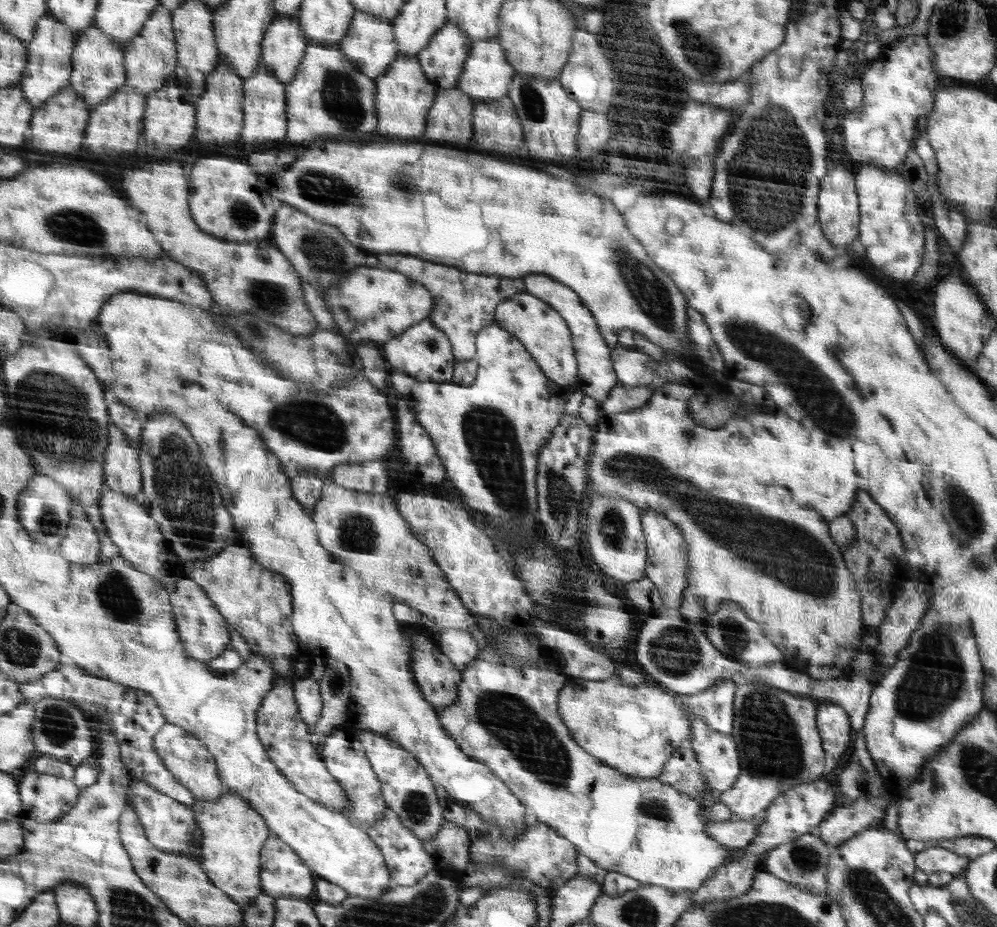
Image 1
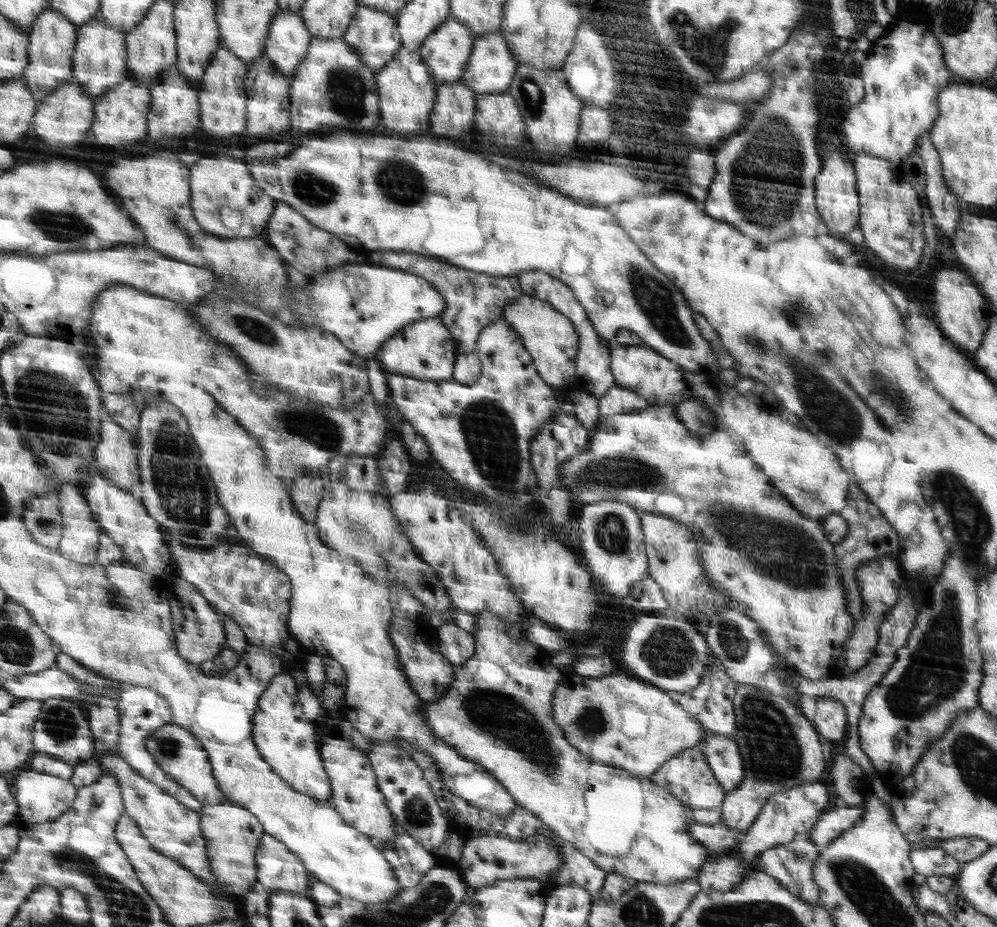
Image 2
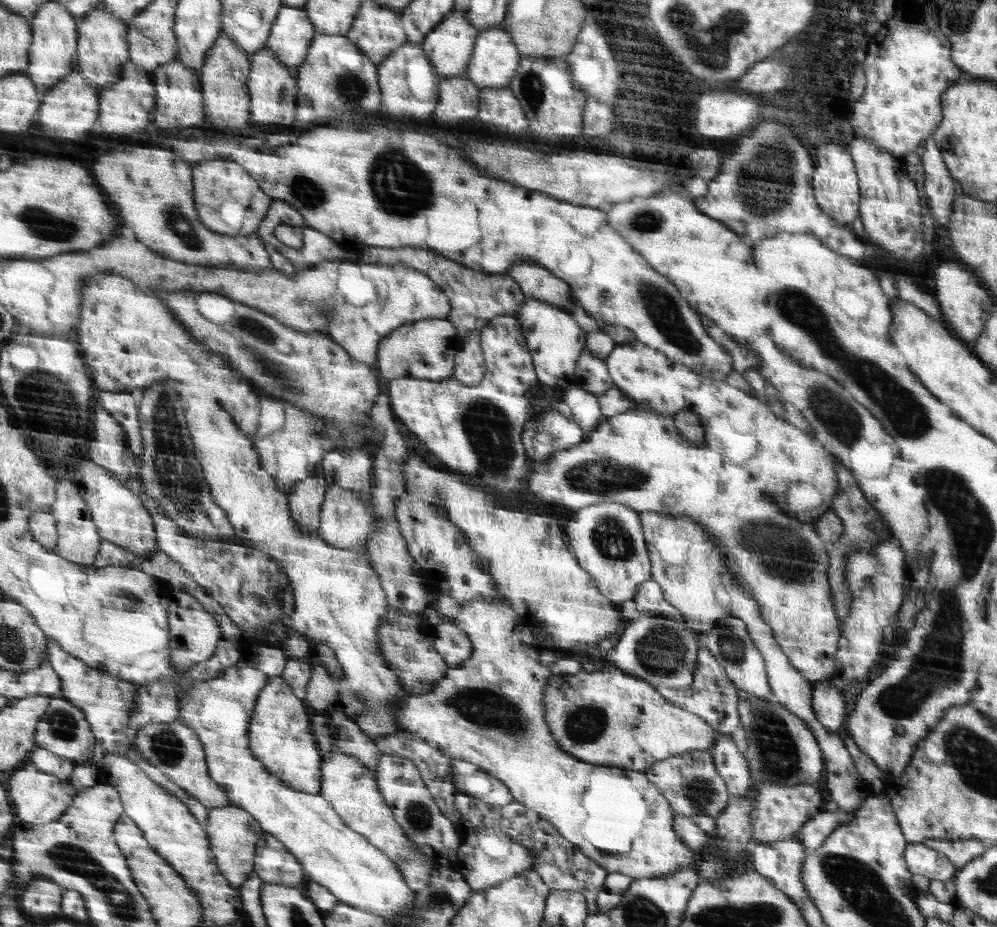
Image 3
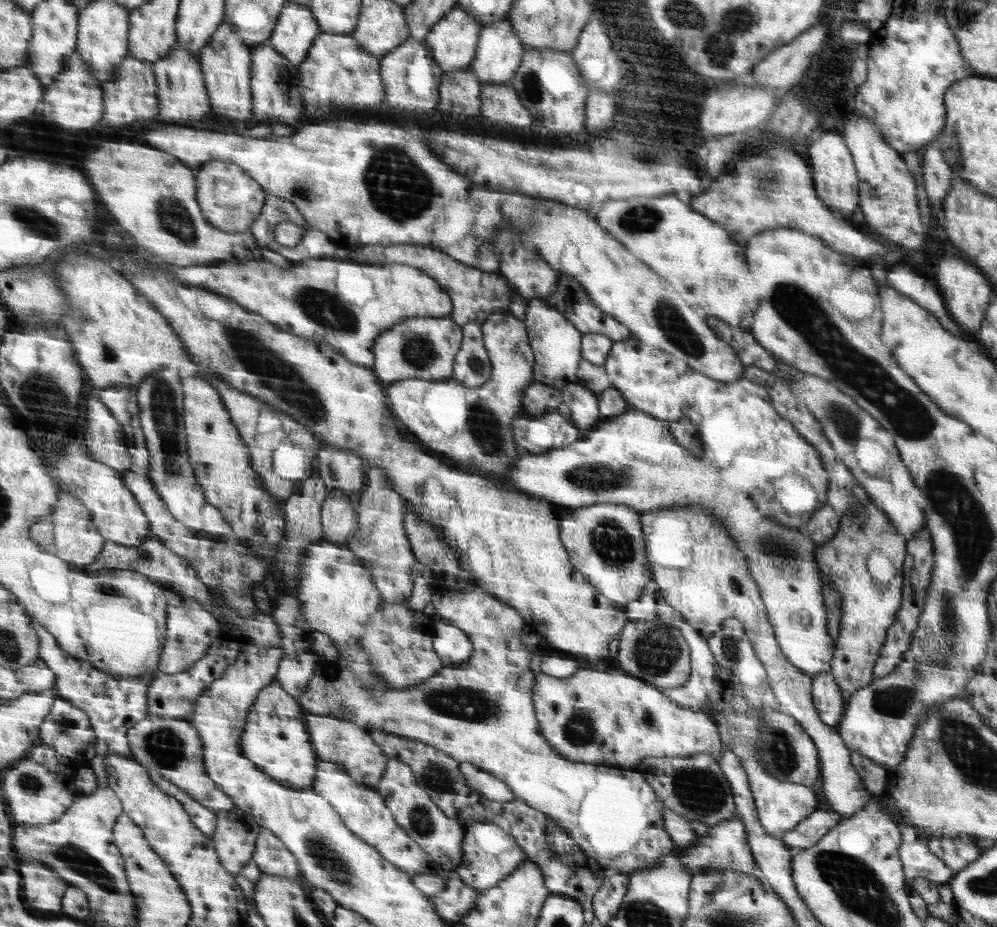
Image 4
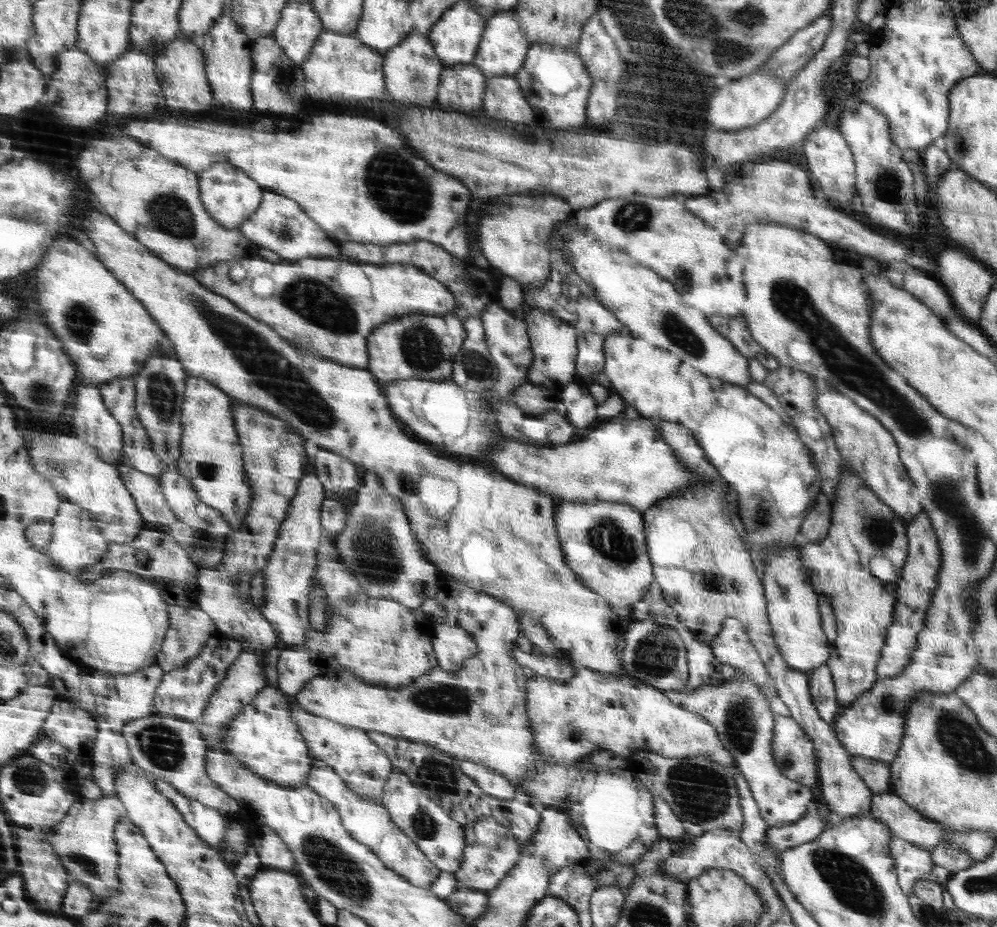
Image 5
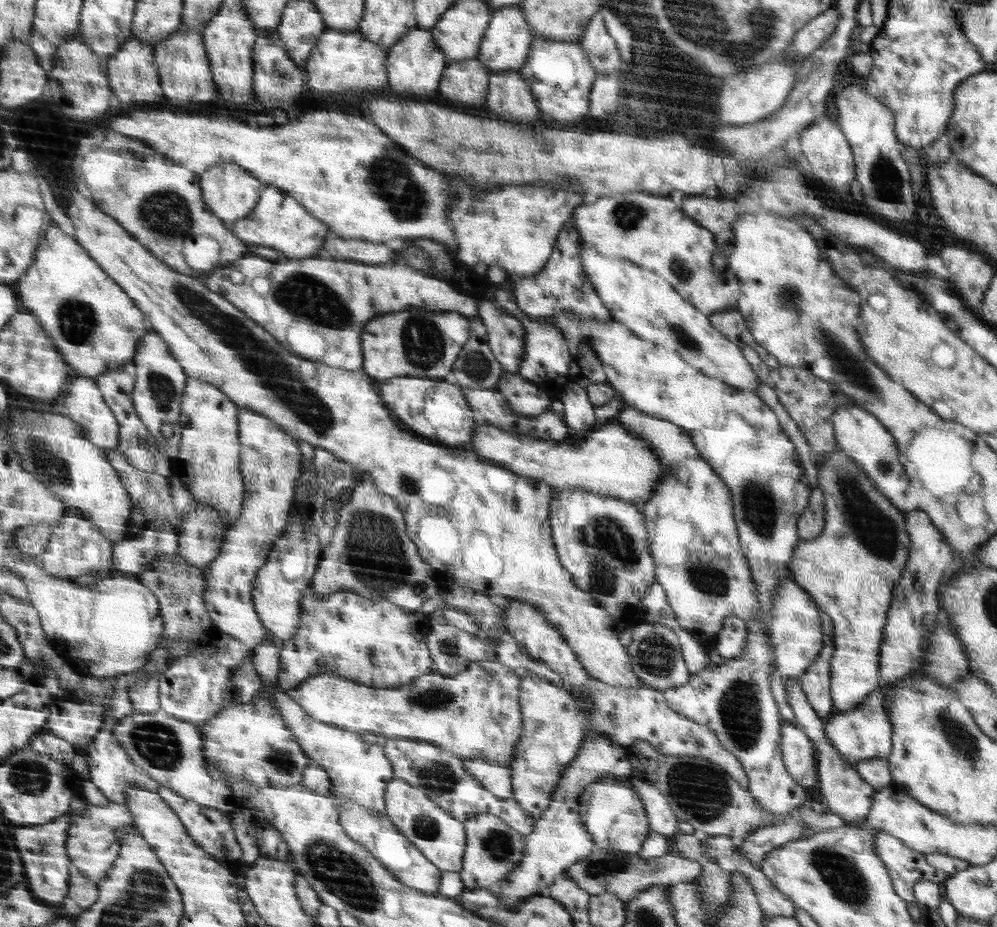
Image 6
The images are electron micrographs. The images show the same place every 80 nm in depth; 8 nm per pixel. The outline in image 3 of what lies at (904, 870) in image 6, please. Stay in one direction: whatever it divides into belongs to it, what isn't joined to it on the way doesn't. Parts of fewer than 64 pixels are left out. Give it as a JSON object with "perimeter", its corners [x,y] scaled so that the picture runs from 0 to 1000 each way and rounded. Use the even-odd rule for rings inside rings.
{"perimeter":[[[912,909],[907,922],[913,940],[933,949],[953,949],[961,943],[949,922],[925,909]]]}

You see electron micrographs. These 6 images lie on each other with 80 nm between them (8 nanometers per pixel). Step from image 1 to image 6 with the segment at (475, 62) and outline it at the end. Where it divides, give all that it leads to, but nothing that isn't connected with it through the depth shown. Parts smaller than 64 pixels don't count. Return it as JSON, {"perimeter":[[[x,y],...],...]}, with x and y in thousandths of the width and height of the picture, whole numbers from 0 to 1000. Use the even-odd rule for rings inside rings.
{"perimeter":[[[520,5],[502,9],[491,23],[490,32],[482,45],[478,63],[486,69],[488,74],[494,76],[496,79],[522,76],[531,63],[532,47],[535,47],[534,33],[523,8]]]}

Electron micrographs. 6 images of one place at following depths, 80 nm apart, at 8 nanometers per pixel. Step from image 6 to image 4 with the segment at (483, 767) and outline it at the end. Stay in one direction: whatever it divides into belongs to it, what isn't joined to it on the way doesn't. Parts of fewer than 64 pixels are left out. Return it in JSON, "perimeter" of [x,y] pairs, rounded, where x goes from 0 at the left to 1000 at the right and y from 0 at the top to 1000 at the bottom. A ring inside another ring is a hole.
{"perimeter":[[[461,823],[461,834],[467,839],[467,848],[479,852],[487,862],[497,863],[497,865],[512,865],[518,862],[515,852],[510,846],[496,839],[494,835],[481,831],[481,827],[474,823]]]}

